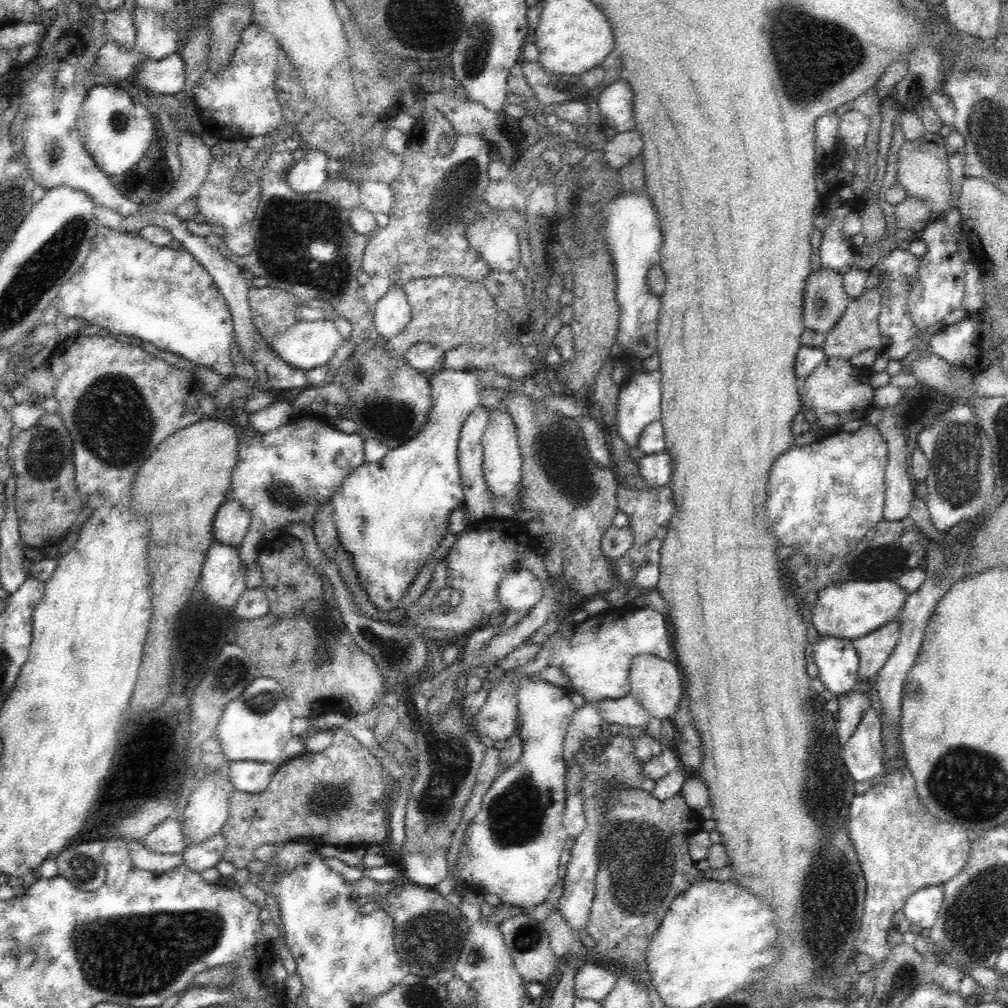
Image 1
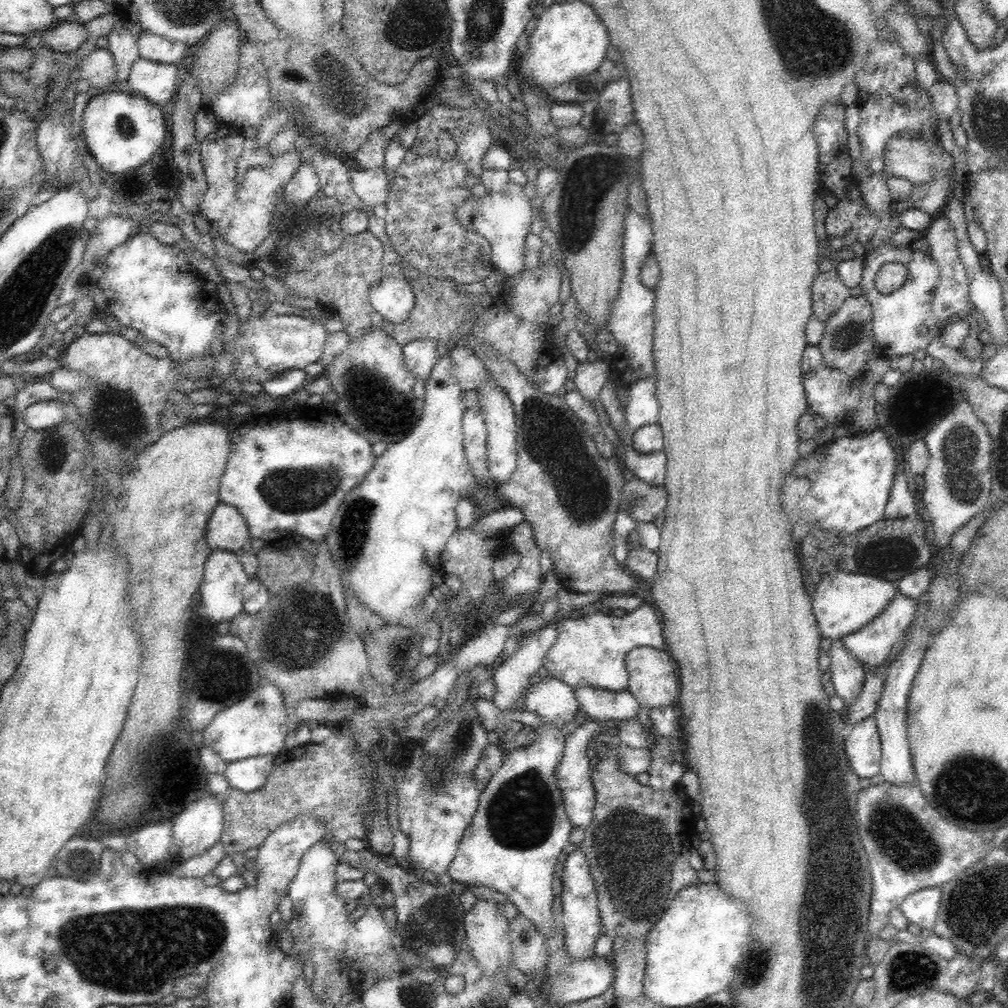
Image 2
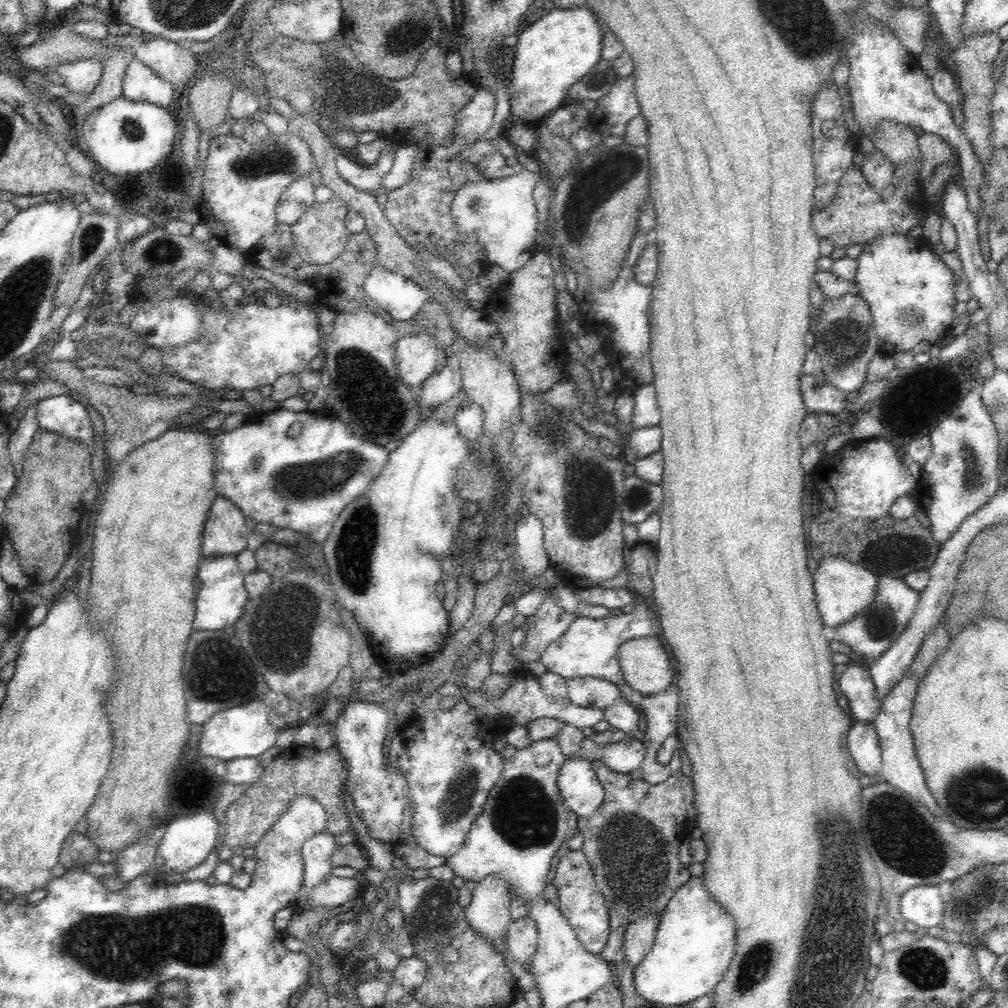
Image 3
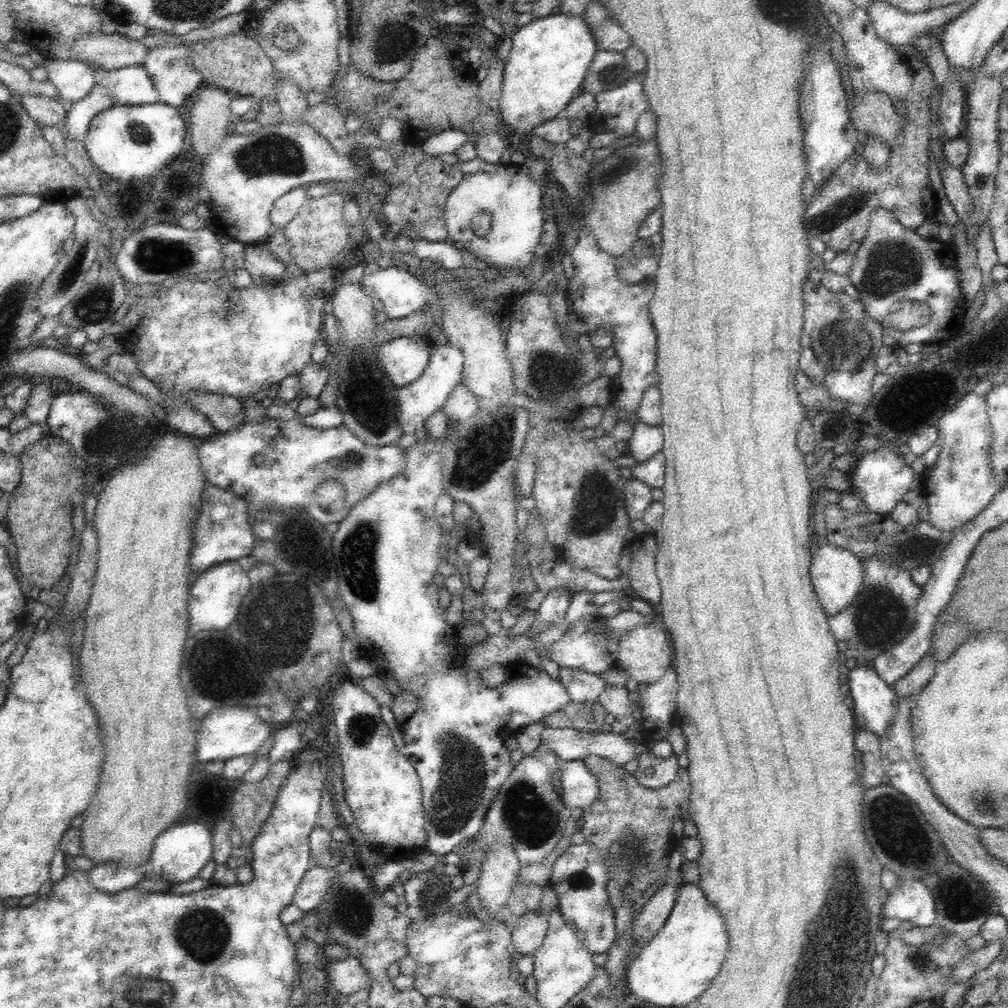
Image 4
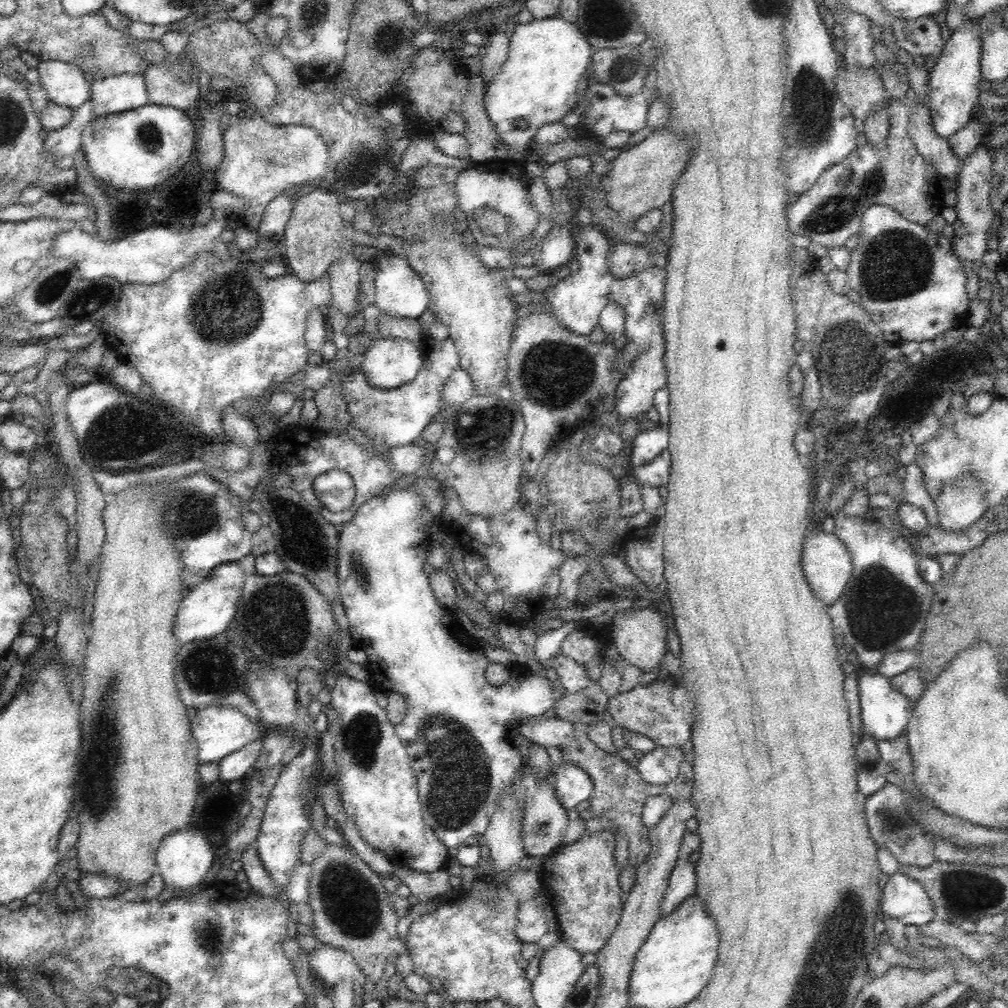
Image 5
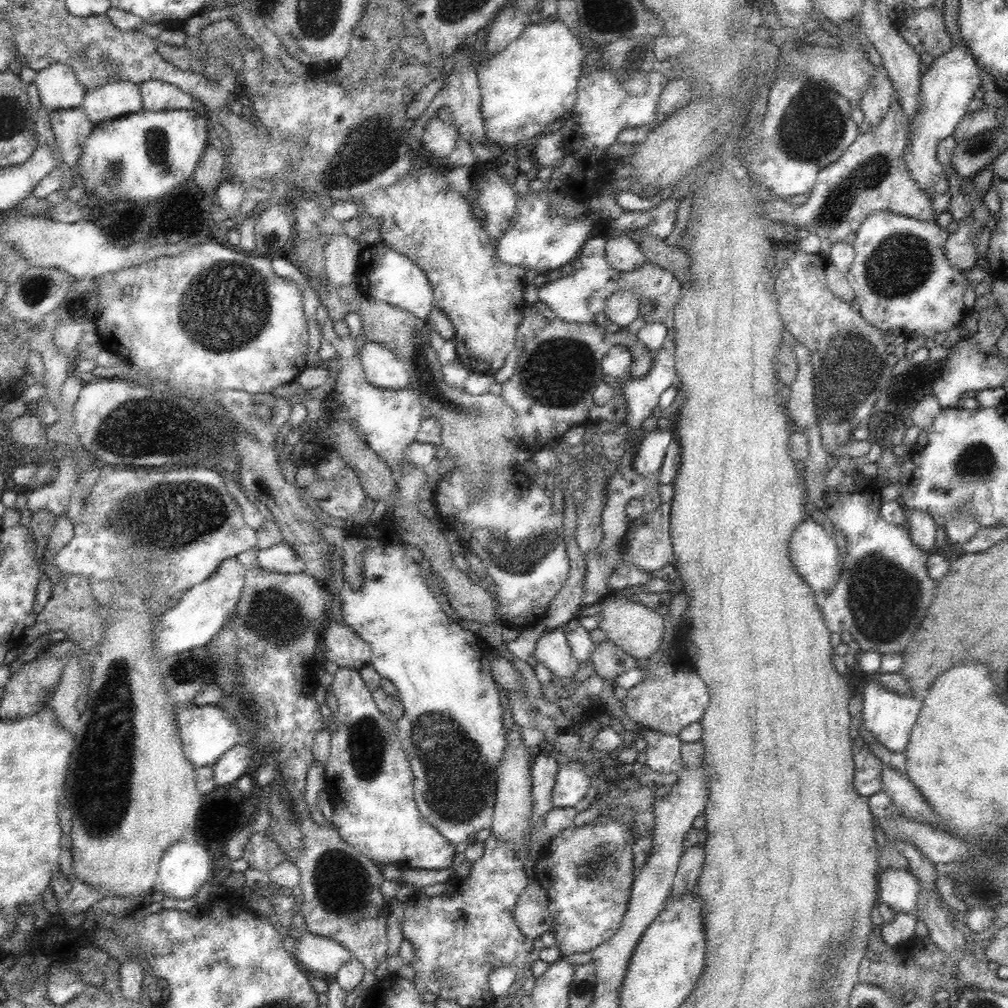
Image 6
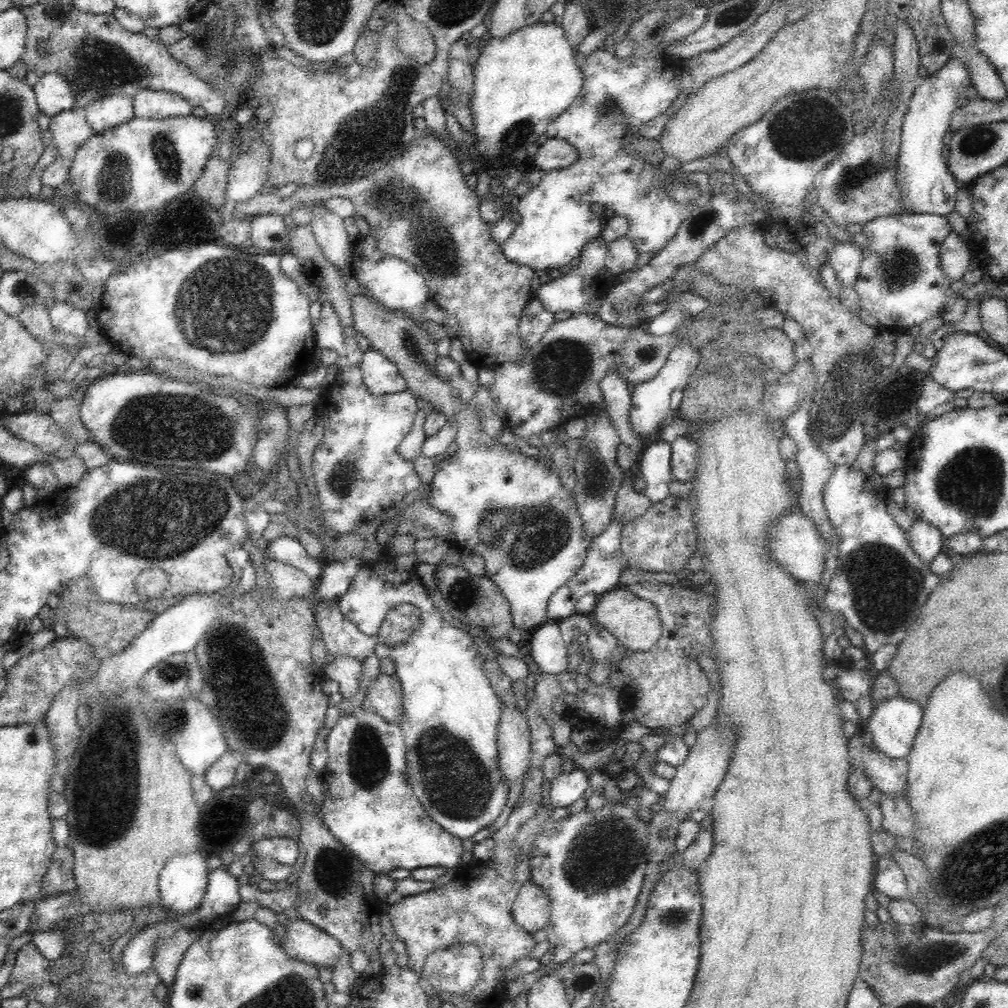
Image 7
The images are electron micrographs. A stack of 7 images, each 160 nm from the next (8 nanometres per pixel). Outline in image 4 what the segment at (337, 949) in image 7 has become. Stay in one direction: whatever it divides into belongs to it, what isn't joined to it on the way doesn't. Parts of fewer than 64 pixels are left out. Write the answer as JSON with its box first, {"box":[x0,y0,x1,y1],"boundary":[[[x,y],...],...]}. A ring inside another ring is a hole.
{"box":[322,954,370,996],"boundary":[[[350,954],[336,960],[325,960],[322,967],[326,970],[330,985],[339,995],[351,996],[370,987],[370,975],[359,959]]]}

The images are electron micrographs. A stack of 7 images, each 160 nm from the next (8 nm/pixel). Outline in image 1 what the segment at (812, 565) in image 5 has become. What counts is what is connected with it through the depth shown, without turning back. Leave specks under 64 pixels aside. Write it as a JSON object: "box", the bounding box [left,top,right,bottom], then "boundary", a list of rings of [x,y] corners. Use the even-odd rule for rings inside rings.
{"box":[812,580,907,640],"boundary":[[[848,580],[832,584],[817,594],[812,616],[814,628],[820,635],[848,640],[860,638],[896,619],[907,595],[900,583],[892,580]]]}

